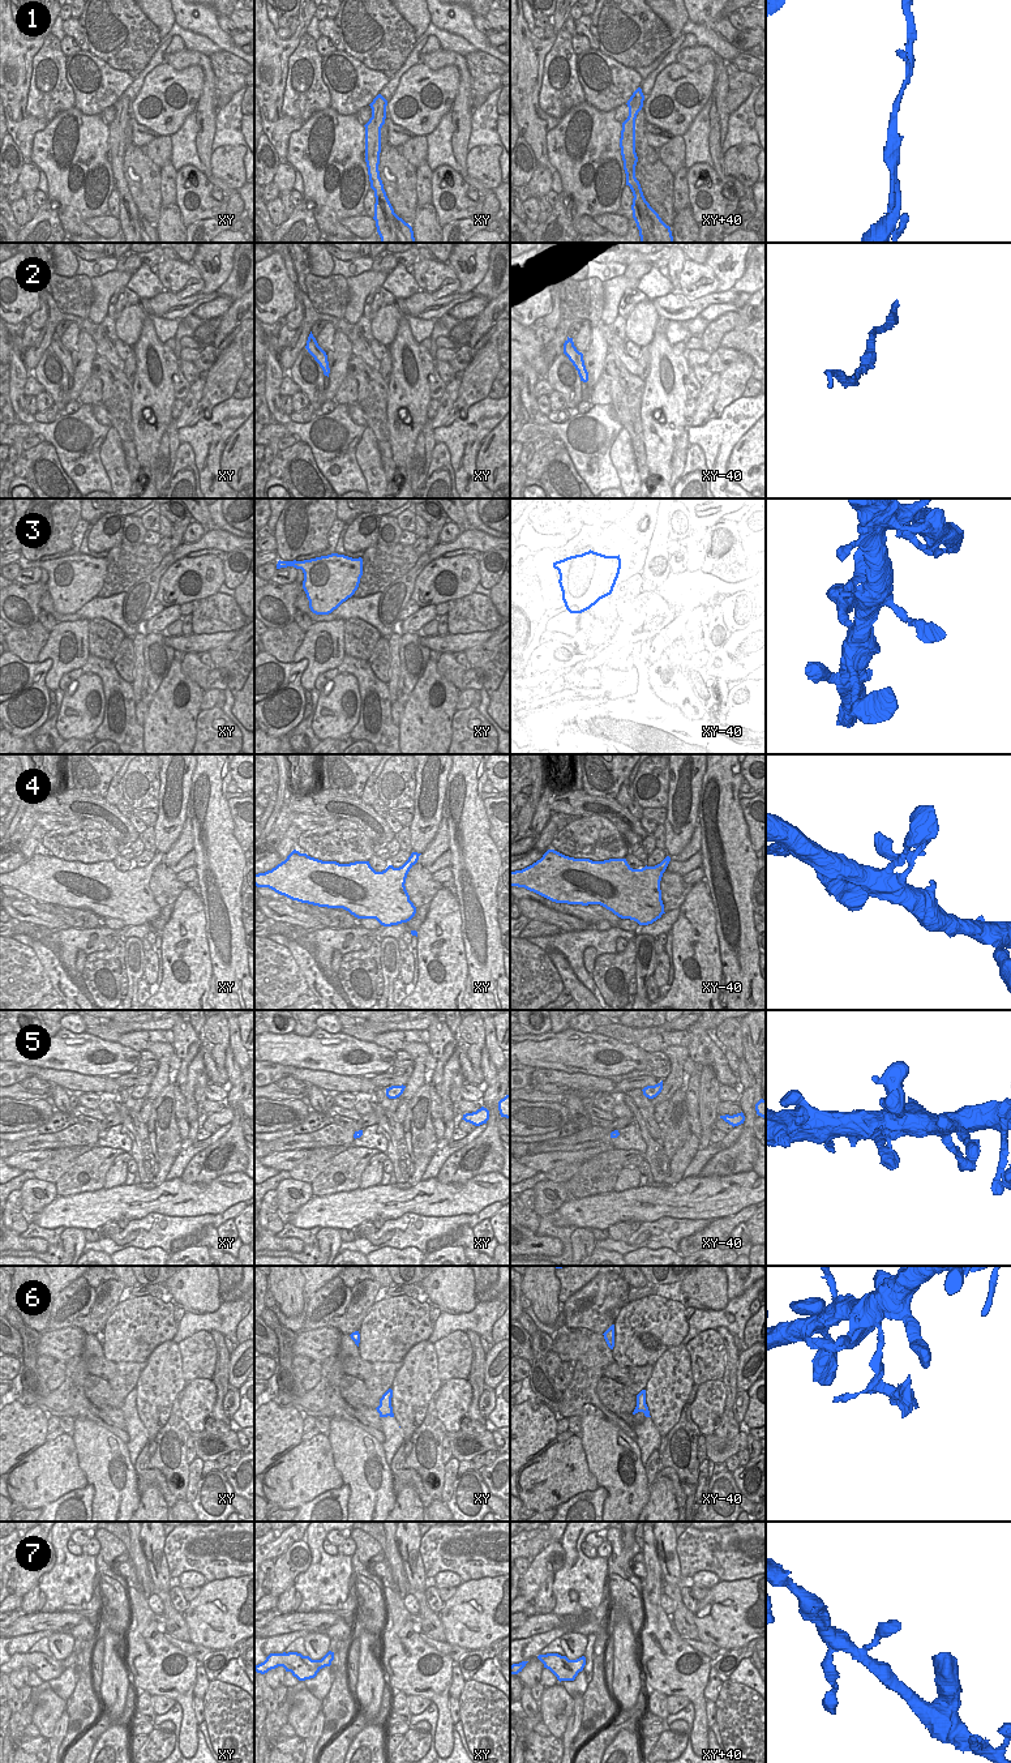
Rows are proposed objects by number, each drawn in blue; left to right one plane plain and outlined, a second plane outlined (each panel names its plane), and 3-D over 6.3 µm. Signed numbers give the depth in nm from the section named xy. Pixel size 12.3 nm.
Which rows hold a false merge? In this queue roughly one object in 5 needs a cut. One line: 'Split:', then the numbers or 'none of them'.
Split: 1, 6

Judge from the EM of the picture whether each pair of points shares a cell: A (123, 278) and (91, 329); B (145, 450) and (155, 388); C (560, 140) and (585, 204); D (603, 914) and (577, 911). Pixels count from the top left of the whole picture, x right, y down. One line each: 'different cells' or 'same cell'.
A: different cells
B: same cell
C: same cell
D: same cell

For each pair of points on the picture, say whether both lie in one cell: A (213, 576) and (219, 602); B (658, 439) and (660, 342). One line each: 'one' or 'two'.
A: two
B: one

